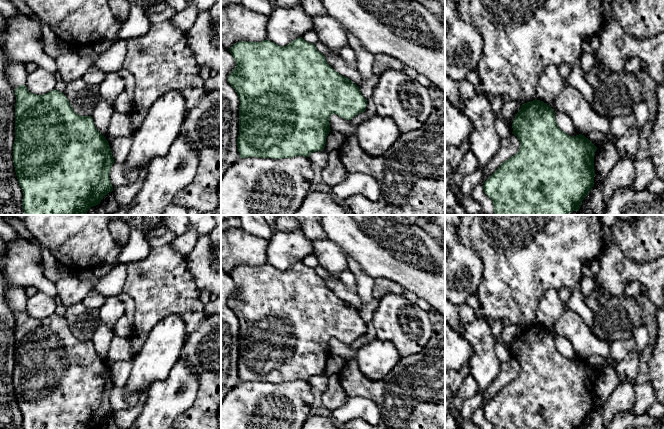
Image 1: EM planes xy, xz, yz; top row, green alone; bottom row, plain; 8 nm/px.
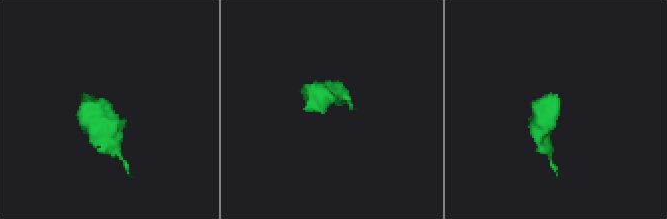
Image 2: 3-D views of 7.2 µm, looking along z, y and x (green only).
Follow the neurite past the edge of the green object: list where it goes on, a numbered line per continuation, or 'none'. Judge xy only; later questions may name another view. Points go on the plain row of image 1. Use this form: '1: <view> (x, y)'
1: xy (15, 296)

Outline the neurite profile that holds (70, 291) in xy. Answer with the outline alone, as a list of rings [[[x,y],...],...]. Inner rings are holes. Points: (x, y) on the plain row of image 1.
[[[73,275],[55,283],[58,301],[66,308],[81,303],[86,295],[95,289],[97,278],[82,278]]]

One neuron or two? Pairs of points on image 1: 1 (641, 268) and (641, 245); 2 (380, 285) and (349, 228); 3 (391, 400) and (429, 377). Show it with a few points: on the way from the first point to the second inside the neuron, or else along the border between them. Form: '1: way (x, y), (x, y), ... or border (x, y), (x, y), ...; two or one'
1: border (620, 250), (626, 256), (636, 261), (653, 260); two
2: border (375, 279), (387, 278), (400, 285); two
3: way (400, 400), (406, 400), (420, 386); one

